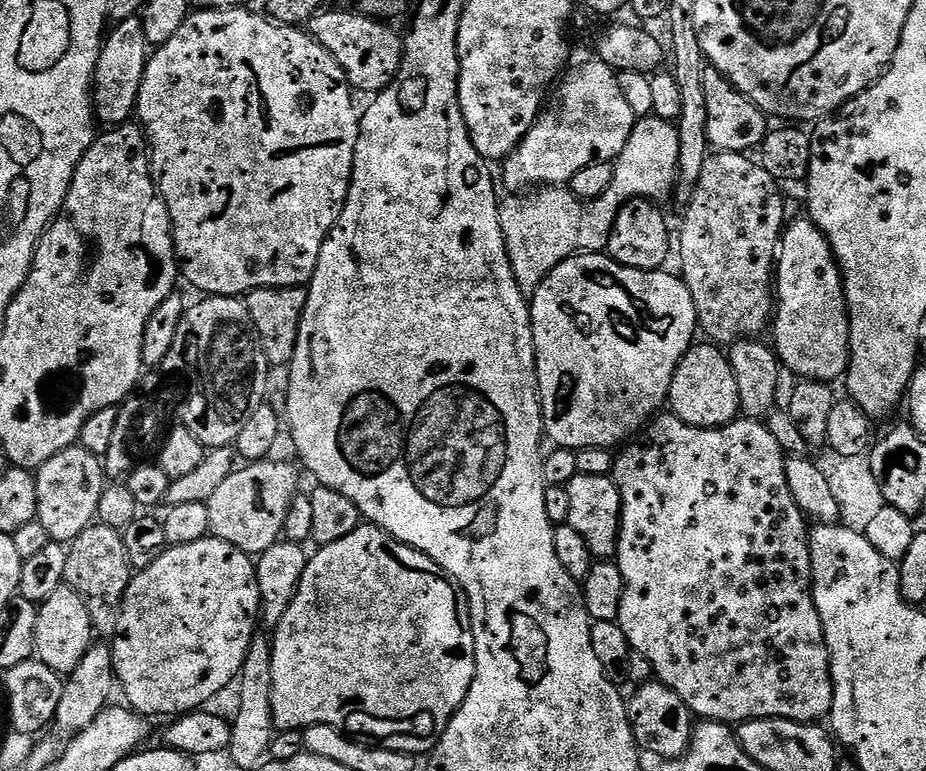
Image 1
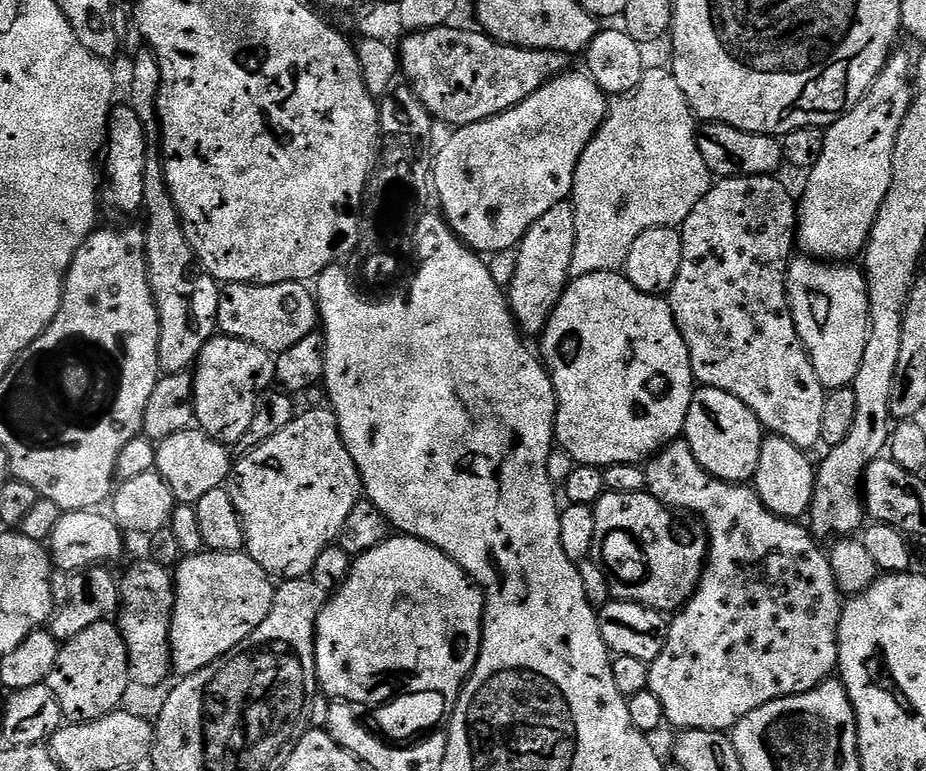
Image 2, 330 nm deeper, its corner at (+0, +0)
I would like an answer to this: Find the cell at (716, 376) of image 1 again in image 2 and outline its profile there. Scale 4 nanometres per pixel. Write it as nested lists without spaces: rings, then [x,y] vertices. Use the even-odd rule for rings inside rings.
[[[703,386],[693,391],[682,438],[690,446],[694,458],[698,458],[698,466],[702,466],[702,470],[706,470],[714,478],[728,484],[748,484],[755,481],[758,454],[762,454],[765,435],[760,419],[746,405],[738,402],[734,394]]]

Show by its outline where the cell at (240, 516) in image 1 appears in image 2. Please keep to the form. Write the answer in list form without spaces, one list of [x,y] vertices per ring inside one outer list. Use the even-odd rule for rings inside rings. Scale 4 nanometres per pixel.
[[[323,407],[301,411],[286,430],[274,434],[270,442],[262,442],[253,452],[243,453],[232,466],[230,491],[242,518],[244,547],[268,576],[280,582],[311,577],[318,554],[339,541],[347,515],[362,498],[358,466],[354,466],[354,458],[350,458],[350,450],[342,442],[331,407]]]

